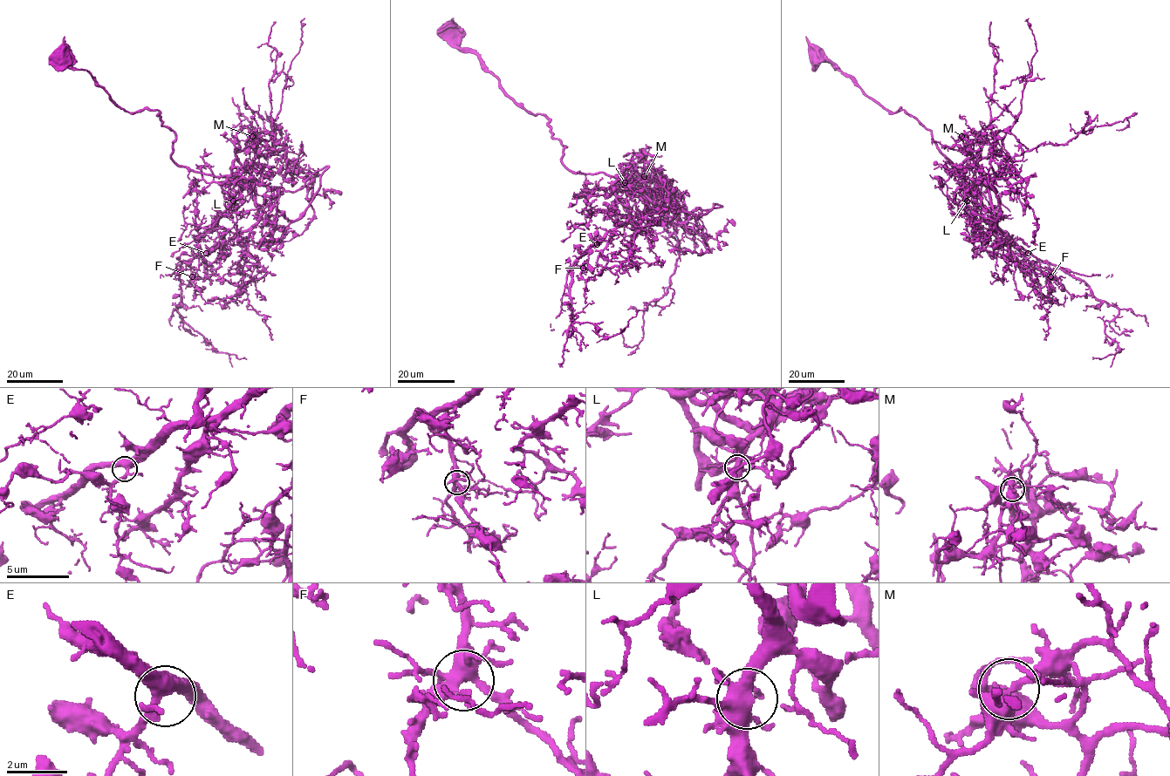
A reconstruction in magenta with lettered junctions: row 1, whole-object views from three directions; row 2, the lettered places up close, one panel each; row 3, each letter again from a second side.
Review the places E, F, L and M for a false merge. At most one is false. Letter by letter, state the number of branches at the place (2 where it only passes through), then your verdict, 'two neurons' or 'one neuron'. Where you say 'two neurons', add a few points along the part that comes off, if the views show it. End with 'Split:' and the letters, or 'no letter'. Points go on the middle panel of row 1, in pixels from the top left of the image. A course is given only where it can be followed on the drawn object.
E: branches 4; one neuron
F: branches 7; one neuron
L: branches 6; one neuron
M: branches 4; one neuron
Split: no letter

